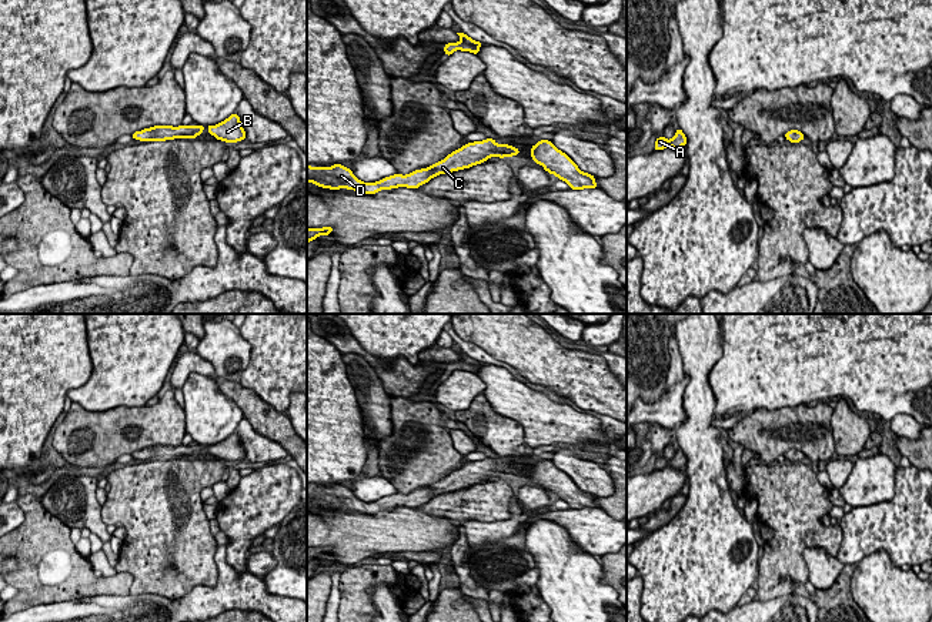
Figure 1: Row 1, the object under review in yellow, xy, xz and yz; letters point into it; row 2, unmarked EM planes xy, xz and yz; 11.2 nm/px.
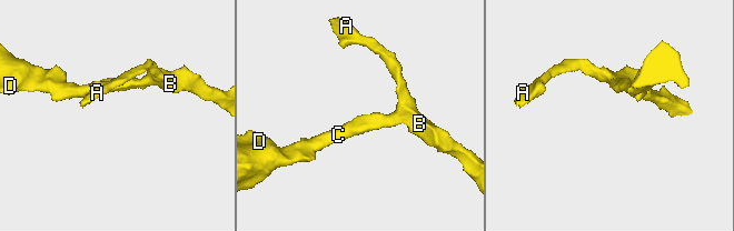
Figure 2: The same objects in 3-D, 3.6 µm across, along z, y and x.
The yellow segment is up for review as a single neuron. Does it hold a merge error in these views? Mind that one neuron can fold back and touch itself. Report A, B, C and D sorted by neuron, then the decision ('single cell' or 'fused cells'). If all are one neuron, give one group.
groups A B C D; single cell

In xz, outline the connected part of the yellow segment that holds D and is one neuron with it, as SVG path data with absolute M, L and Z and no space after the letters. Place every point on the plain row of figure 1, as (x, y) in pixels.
M487 458L462 465L428 488L415 489L407 495L394 494L371 504L360 501L350 488L341 484L334 484L331 486L307 485L307 504L313 502L330 509L347 508L373 515L380 509L398 506L418 508L440 494L470 488L491 476L504 478L518 474L518 468L508 464L497 464L494 458Z

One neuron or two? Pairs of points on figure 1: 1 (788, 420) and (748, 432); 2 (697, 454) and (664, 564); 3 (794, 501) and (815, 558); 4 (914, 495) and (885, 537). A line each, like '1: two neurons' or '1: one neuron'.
1: one neuron
2: one neuron
3: two neurons
4: one neuron

